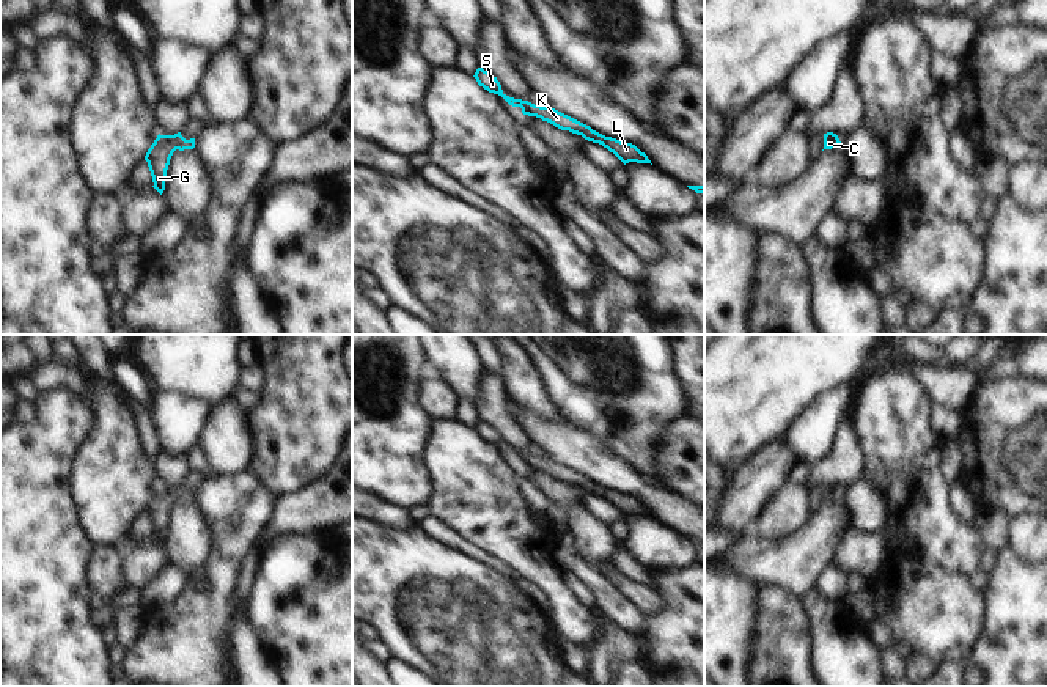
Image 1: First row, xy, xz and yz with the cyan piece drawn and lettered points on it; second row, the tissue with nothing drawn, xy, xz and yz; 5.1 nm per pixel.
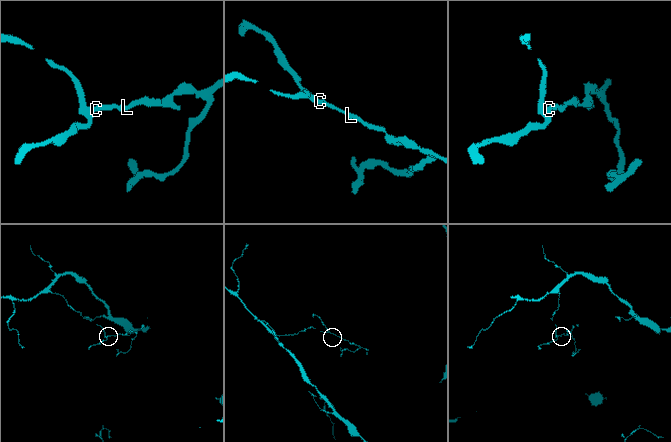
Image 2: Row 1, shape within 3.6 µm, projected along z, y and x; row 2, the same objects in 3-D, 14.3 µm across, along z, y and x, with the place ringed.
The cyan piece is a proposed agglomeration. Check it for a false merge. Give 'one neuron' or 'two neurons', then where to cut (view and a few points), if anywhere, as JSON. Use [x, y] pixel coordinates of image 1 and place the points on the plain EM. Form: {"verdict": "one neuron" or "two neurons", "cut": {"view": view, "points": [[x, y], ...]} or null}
{"verdict": "one neuron", "cut": null}

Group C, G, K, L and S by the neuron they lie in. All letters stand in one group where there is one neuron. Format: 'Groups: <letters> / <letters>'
Groups: C G K L S

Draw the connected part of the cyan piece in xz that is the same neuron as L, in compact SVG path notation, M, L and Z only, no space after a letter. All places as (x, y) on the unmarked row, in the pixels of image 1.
M478 420L473 429L476 431L478 437L487 442L489 445L501 448L512 459L520 459L524 467L541 470L542 473L547 473L561 483L569 483L572 486L582 487L588 494L599 495L604 500L607 500L610 505L613 505L624 517L629 514L651 516L648 508L632 495L605 489L593 483L590 478L552 459L541 459L528 453L506 448L497 429L494 429L490 424L484 423L483 420Z

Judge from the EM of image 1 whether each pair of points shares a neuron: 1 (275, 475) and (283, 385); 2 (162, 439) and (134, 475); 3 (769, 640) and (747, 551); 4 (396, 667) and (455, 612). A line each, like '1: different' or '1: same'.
1: same
2: different
3: different
4: different

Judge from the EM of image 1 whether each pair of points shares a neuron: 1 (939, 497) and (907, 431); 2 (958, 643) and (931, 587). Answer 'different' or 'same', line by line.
1: same
2: same

